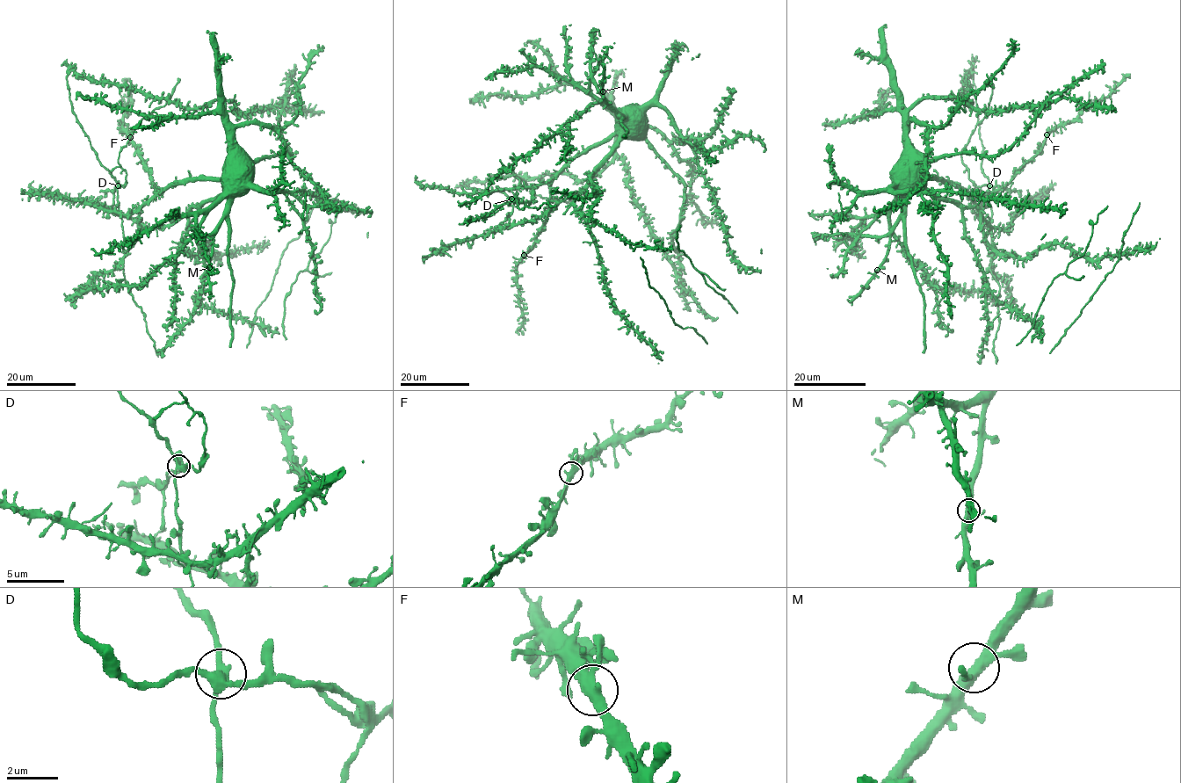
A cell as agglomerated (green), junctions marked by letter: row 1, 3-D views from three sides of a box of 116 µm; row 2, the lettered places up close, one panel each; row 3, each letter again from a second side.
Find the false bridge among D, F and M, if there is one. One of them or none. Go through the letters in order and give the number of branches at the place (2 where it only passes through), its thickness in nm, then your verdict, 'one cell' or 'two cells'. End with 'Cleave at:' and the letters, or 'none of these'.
D: 4 | 360 nm | two cells
F: 4 | 360 nm | one cell
M: 4 | 360 nm | one cell
Cleave at: D

